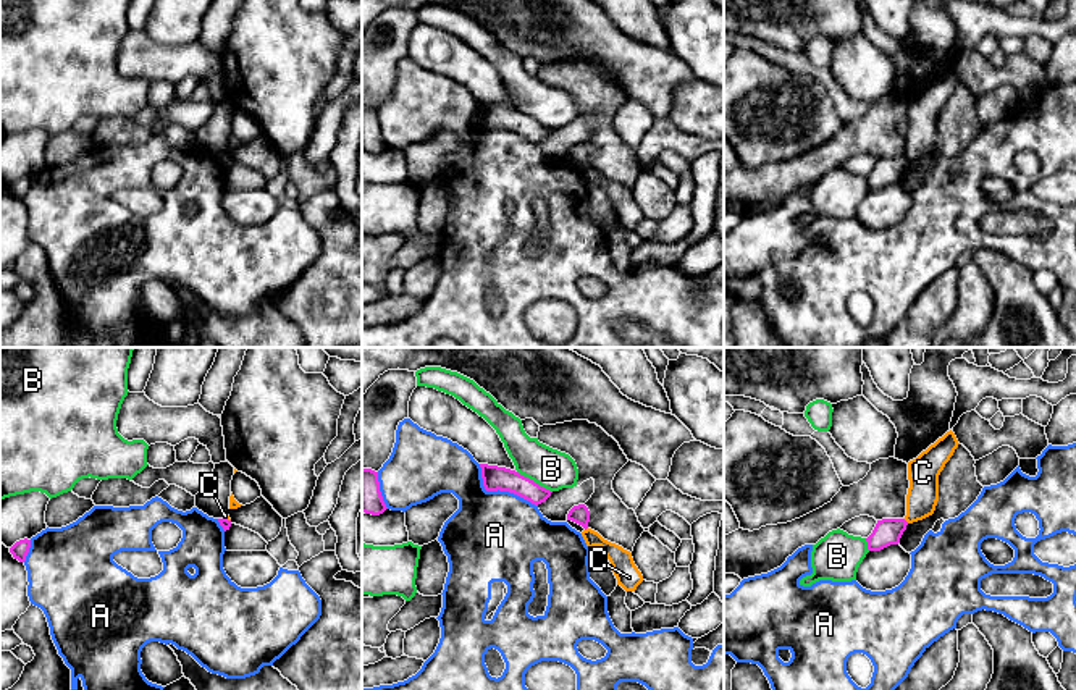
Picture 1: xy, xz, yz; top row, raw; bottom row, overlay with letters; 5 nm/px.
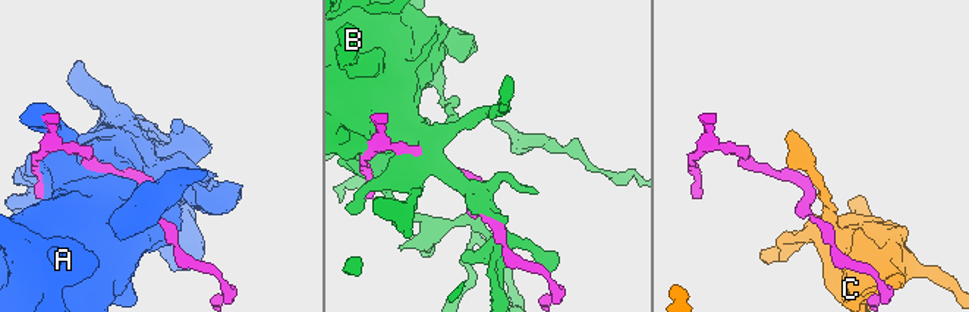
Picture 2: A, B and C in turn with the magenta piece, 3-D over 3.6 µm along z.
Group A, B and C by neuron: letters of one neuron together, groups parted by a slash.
A / B / C

